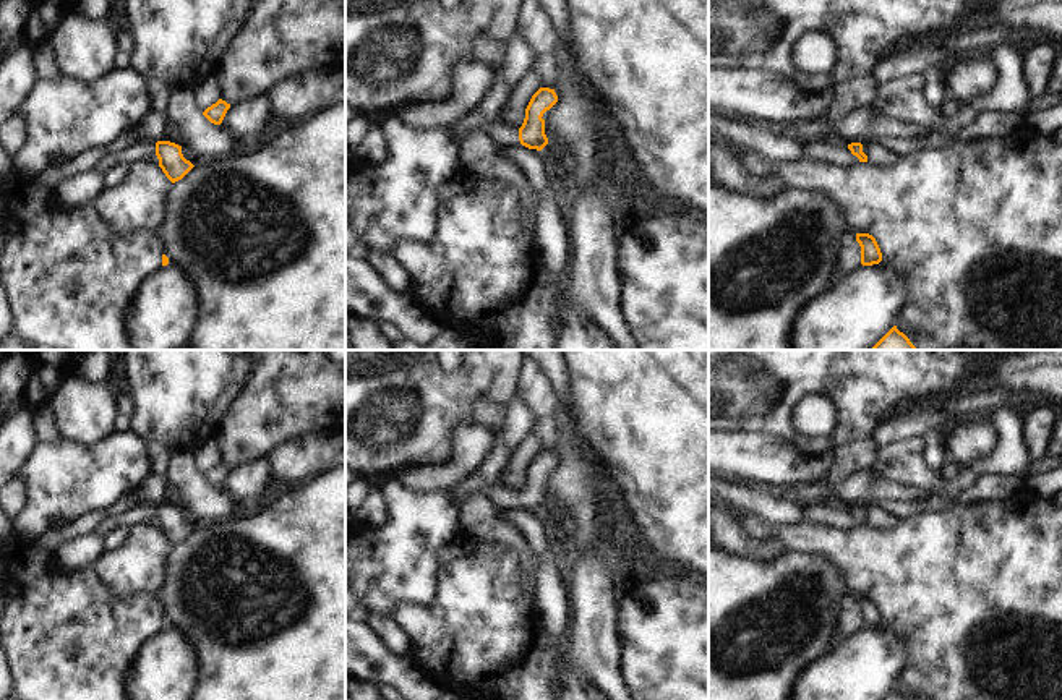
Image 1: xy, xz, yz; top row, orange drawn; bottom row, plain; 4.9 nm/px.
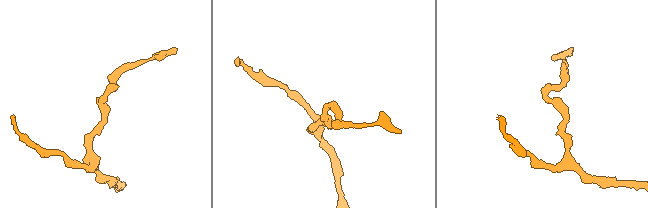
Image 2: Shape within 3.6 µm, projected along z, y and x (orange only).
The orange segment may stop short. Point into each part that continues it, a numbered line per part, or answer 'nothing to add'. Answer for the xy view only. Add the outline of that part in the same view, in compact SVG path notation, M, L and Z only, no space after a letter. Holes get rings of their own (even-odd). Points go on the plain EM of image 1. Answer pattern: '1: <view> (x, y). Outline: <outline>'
1: xy (143, 512). Outline: M138 504L135 509L118 515L118 517L107 517L94 531L99 538L104 538L109 531L117 527L138 527L141 523L156 519L156 506L154 504Z

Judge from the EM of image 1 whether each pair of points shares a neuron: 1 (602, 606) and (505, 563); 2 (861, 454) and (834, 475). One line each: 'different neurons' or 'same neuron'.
1: different neurons
2: same neuron

